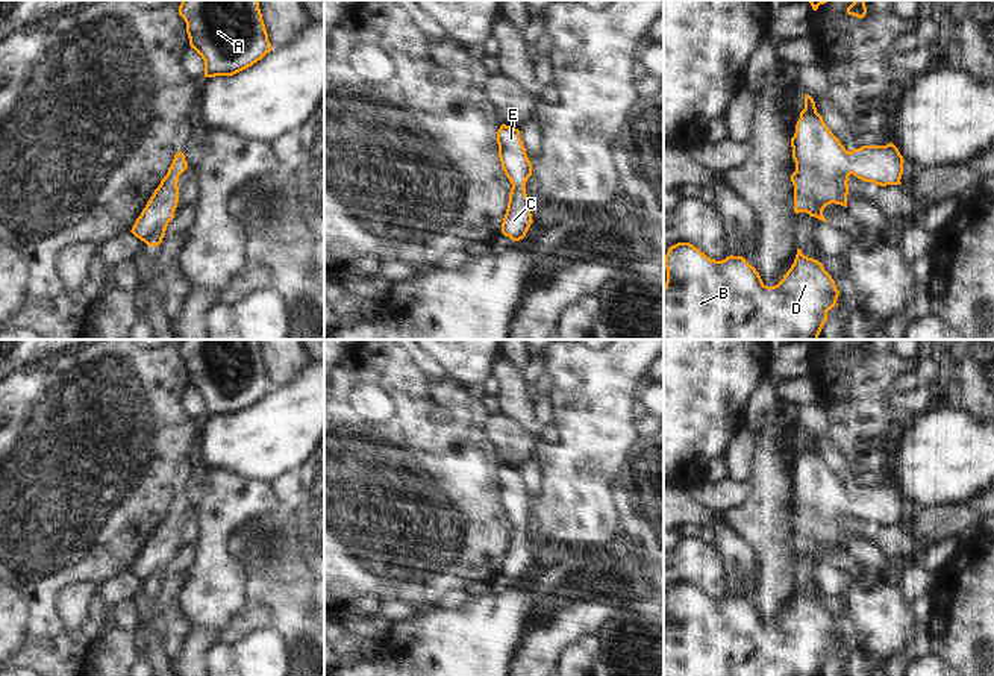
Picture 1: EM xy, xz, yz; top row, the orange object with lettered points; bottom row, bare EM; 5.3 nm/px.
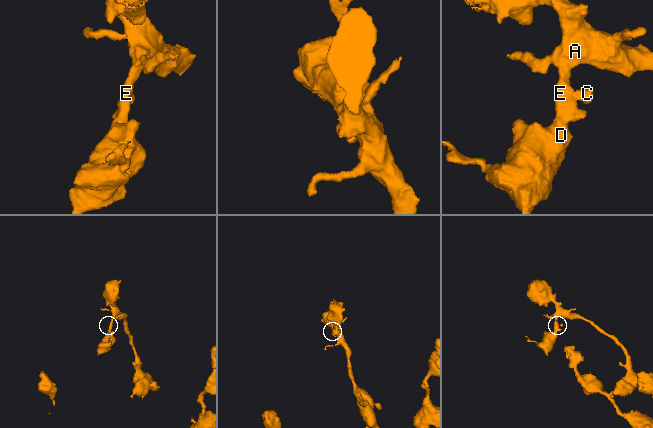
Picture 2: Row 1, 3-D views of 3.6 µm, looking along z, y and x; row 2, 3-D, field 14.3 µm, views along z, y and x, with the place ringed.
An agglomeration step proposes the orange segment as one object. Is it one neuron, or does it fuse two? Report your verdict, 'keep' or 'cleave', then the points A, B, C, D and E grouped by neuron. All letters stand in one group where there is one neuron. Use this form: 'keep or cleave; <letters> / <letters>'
keep; A B C D E

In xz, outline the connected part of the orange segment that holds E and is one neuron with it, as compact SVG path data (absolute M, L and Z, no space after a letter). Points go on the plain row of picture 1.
M502 464L497 471L497 484L502 508L512 523L508 549L502 562L502 573L512 581L520 581L533 562L524 526L532 515L532 503L518 468Z

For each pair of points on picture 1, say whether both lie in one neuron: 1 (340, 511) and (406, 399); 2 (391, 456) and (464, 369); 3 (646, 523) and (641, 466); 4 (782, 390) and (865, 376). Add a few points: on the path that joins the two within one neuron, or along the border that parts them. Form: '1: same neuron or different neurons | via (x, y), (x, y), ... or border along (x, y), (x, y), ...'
1: same neuron | via (367, 484), (406, 444), (406, 426)
2: different neurons | border along (449, 378), (465, 388)
3: same neuron | via (646, 510), (646, 479)
4: different neurons | border along (808, 376), (834, 402), (831, 408)

